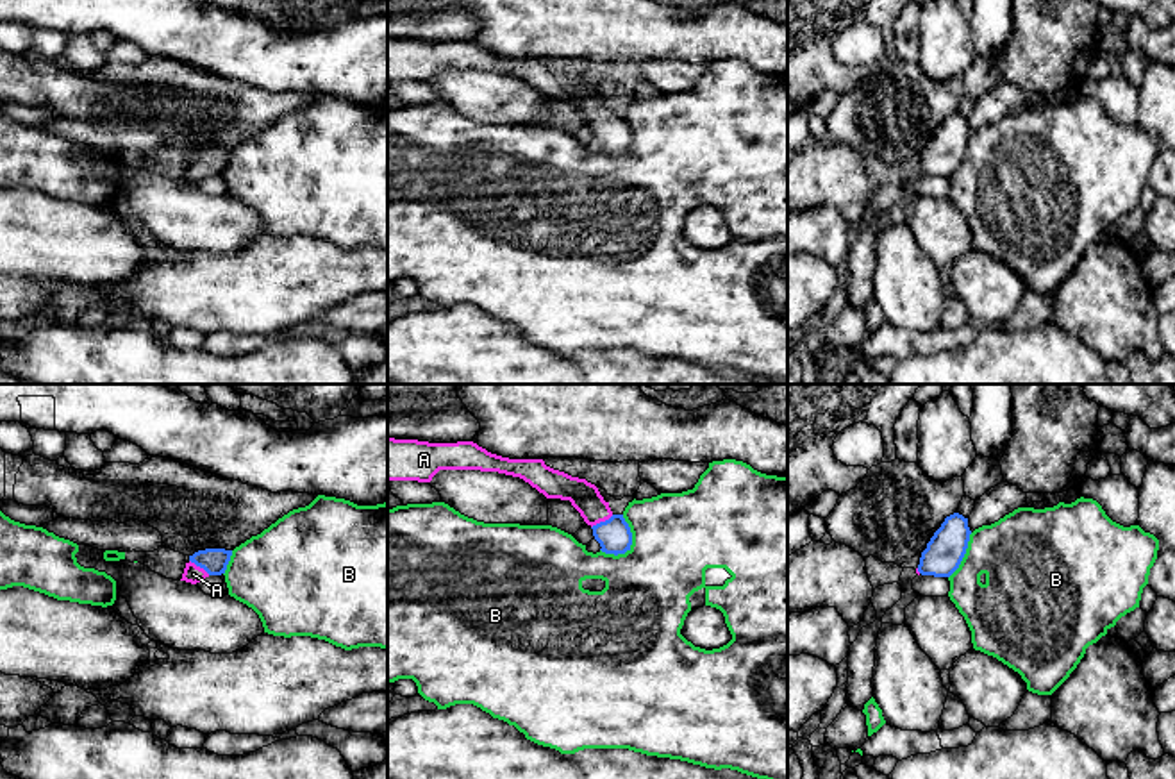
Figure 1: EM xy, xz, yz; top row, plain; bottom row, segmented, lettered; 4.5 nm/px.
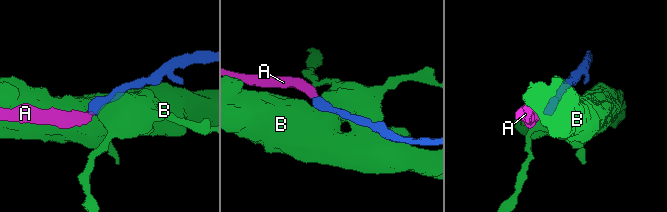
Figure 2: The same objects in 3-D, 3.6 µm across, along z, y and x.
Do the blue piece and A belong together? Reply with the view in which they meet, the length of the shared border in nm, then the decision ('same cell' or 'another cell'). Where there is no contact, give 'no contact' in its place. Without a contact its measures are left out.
contact in xz; length 120 nm; same cell

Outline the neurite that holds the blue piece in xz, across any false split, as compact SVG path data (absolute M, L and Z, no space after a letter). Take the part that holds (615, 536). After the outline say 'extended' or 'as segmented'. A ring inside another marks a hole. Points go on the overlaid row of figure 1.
M388 438L388 481L430 482L439 470L480 470L520 477L546 498L570 500L593 529L600 550L625 554L632 532L623 515L614 515L598 488L586 479L554 470L543 459L509 459L473 441L429 443Z | extended

